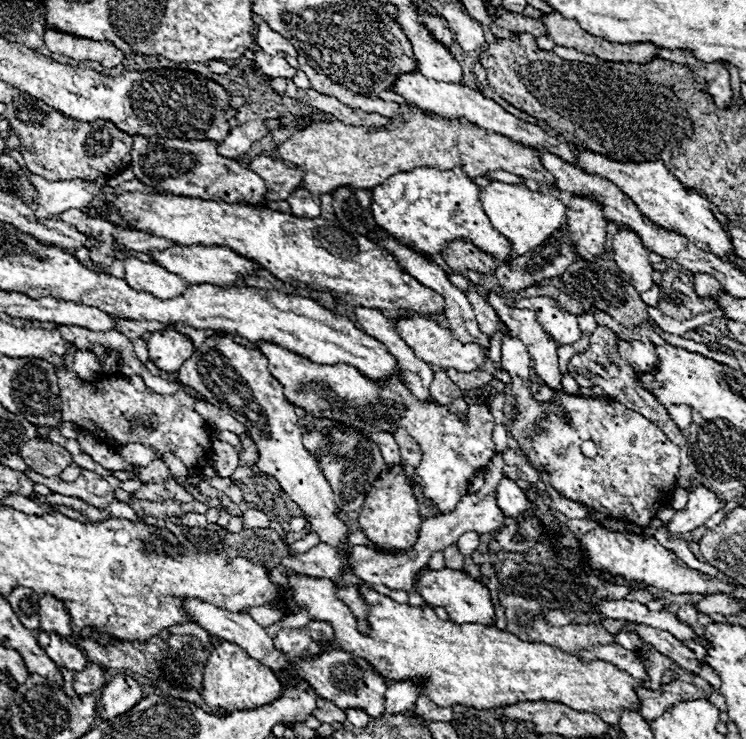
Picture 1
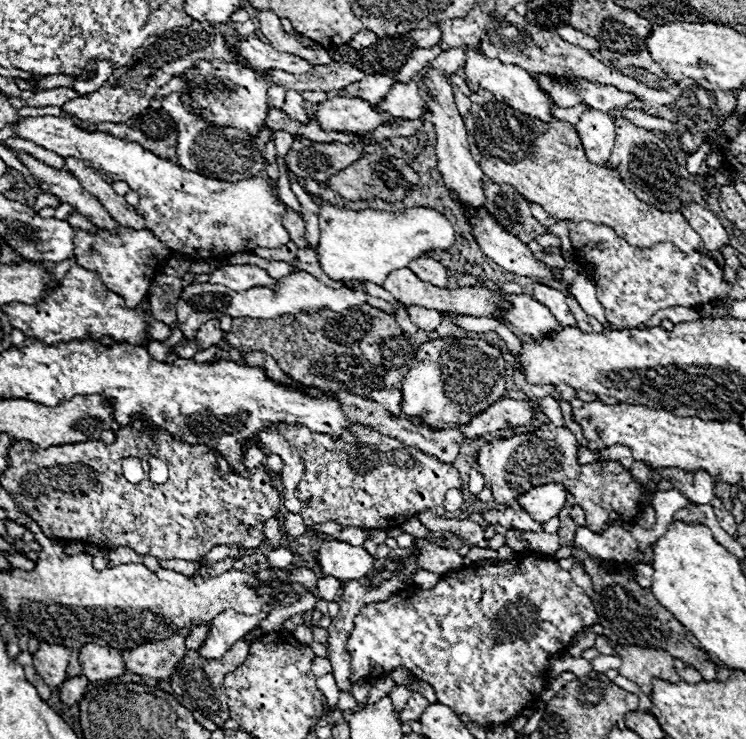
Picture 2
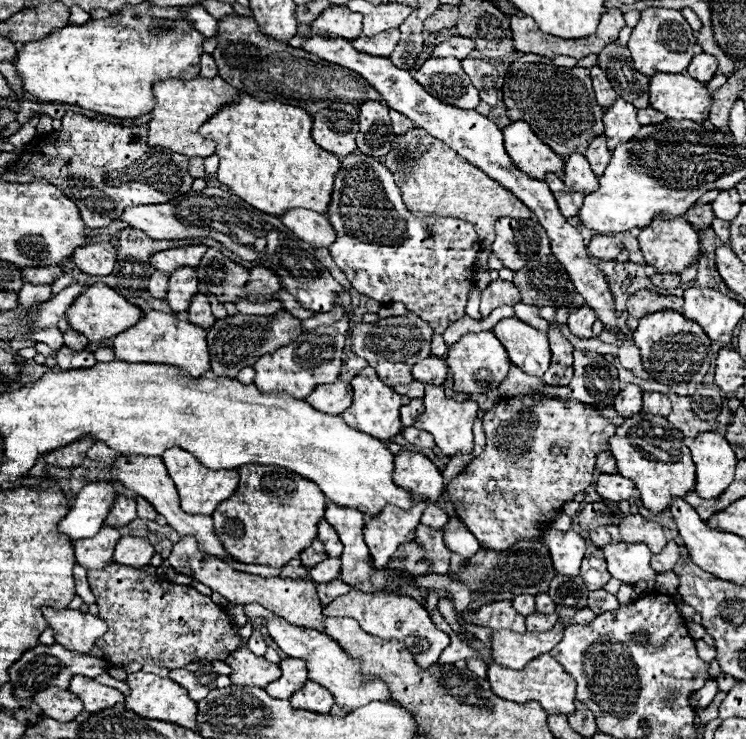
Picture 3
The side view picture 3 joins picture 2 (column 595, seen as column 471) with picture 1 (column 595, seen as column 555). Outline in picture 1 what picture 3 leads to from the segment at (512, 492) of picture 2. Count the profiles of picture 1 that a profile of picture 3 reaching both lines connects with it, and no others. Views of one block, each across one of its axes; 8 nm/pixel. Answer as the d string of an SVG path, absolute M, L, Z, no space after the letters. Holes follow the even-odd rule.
M518 338L502 340L502 370L506 370L512 378L512 398L516 418L510 426L510 436L518 442L520 450L528 458L530 466L538 472L546 470L550 476L552 488L568 500L580 502L586 510L596 516L600 526L612 532L628 532L628 534L644 534L648 524L654 520L656 512L670 504L676 490L676 474L680 470L680 448L666 438L666 434L654 426L642 414L626 408L612 398L592 398L592 396L574 396L562 390L554 392L554 398L548 404L538 402L530 392L530 366L528 366L528 350ZM592 440L598 448L594 458L586 458L580 450L580 444Z

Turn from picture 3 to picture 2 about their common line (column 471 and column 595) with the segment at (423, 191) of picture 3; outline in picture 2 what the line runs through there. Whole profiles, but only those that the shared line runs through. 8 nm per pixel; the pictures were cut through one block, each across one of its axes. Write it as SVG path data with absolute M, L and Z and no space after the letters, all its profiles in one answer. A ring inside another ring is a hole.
M496 98L484 106L472 104L468 116L464 118L466 132L468 132L468 144L470 152L480 164L482 172L494 180L496 184L510 184L514 186L526 200L540 204L548 214L552 214L556 220L590 220L596 224L606 224L616 230L618 236L628 240L632 246L642 246L650 248L652 244L660 242L670 242L676 244L676 248L684 252L700 250L702 240L700 236L686 224L684 216L680 212L658 212L658 208L652 208L644 204L632 190L624 186L620 180L620 174L606 164L598 166L592 164L586 158L584 146L578 138L578 132L574 130L572 124L562 122L562 120L552 120L552 122L532 122L534 118L524 116L522 112L516 112L508 108L508 104L498 102Z

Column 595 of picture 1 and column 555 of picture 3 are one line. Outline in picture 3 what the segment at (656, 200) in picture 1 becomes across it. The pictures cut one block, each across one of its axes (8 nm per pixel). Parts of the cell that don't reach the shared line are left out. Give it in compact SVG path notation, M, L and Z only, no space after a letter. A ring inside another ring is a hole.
M524 120L510 122L502 132L504 132L506 152L522 172L538 180L542 180L548 172L562 176L564 172L562 156L558 156L552 148L548 148L536 136L536 132L530 128L528 122Z

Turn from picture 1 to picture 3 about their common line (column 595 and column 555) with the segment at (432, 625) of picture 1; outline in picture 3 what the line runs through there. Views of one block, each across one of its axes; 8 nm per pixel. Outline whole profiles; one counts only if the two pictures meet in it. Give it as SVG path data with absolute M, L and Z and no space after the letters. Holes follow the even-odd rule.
M542 654L534 660L530 660L524 670L510 670L510 668L502 668L500 664L492 662L488 666L486 678L488 678L494 694L504 698L504 700L518 702L518 704L526 704L526 702L536 700L536 702L542 704L542 708L548 714L570 714L576 708L574 706L574 702L576 702L576 682L550 654Z

